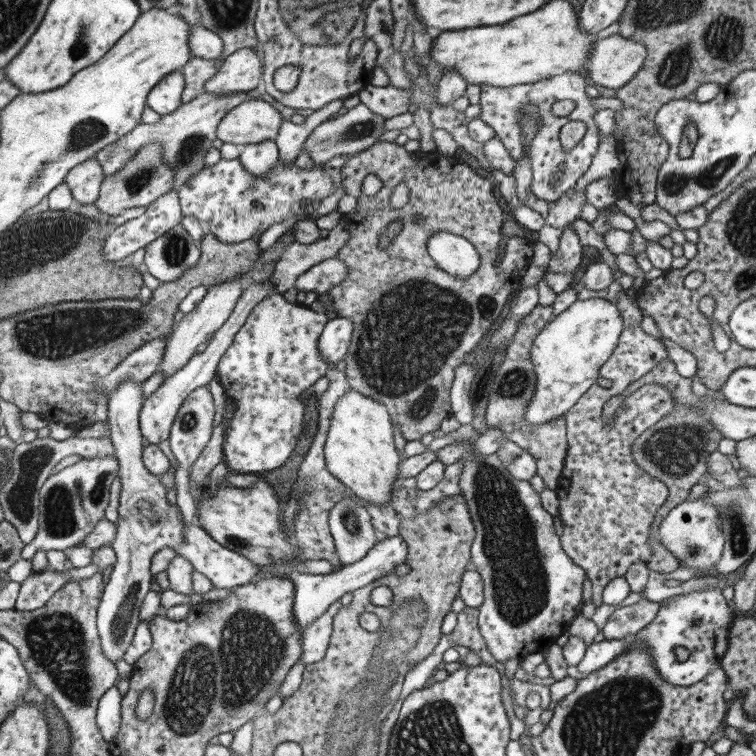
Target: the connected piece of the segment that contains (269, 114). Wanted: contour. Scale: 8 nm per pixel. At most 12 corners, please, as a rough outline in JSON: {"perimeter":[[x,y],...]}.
{"perimeter":[[246,100],[224,115],[217,138],[237,146],[275,139],[282,114]]}

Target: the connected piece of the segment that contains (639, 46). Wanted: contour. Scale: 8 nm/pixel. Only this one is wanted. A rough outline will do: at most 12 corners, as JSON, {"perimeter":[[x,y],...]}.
{"perimeter":[[596,40],[586,72],[618,90],[646,62],[640,41]]}

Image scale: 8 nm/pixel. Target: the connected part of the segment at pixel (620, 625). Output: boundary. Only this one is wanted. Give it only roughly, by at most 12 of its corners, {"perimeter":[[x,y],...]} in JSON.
{"perimeter":[[650,600],[625,603],[601,628],[606,640],[640,632],[660,610]]}

